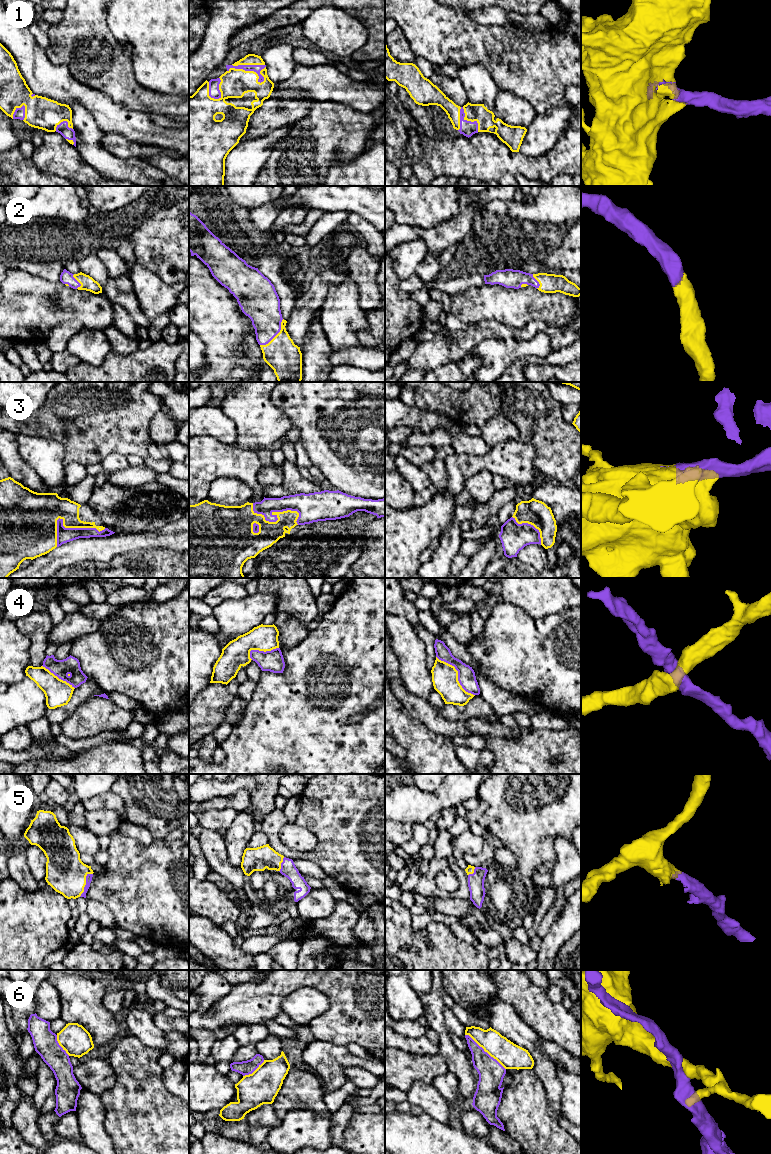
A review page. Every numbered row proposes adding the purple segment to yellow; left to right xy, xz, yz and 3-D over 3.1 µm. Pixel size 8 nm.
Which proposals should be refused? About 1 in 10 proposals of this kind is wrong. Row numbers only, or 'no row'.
4, 6

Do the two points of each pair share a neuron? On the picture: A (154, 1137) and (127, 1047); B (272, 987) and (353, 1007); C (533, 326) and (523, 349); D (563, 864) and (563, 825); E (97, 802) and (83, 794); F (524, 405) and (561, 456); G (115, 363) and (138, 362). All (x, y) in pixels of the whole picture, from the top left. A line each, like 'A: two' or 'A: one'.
A: one
B: one
C: two
D: two
E: two
F: one
G: one

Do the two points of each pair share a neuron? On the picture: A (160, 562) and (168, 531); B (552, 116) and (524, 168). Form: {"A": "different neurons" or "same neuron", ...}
{"A": "different neurons", "B": "different neurons"}

